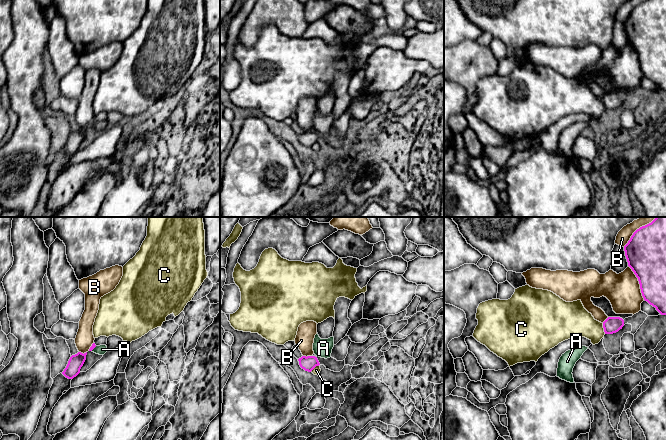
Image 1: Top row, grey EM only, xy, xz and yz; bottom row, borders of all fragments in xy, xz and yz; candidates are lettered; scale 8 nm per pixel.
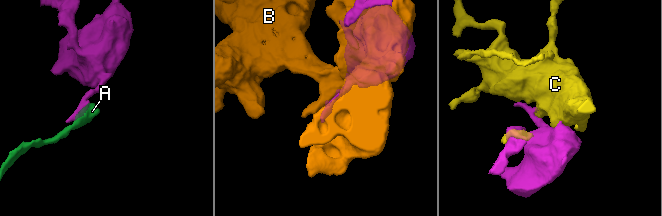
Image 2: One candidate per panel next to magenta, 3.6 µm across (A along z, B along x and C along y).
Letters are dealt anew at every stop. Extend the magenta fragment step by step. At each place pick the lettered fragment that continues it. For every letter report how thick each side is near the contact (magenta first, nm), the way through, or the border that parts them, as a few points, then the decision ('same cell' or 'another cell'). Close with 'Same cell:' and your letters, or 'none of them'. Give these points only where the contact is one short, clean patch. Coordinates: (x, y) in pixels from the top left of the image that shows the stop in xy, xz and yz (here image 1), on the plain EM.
A: 40 nm thick on the magenta side, 80 nm on the other; border along xy (96, 122), (91, 126); another cell
B: 320 nm thick on the magenta side, 280 nm on the other; another cell
C: 130 nm thick on the magenta side, 280 nm on the other; another cell
Same cell: none of them

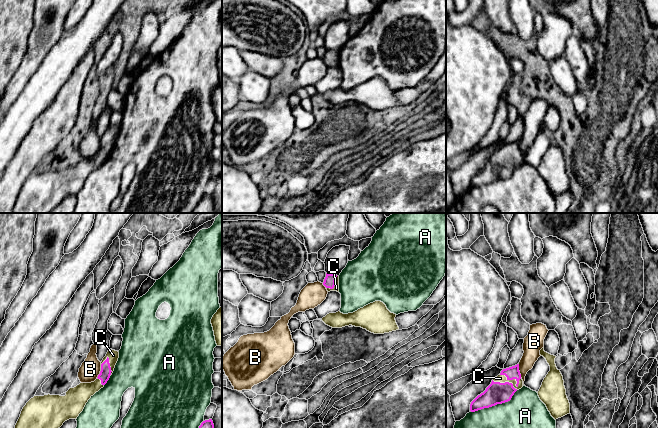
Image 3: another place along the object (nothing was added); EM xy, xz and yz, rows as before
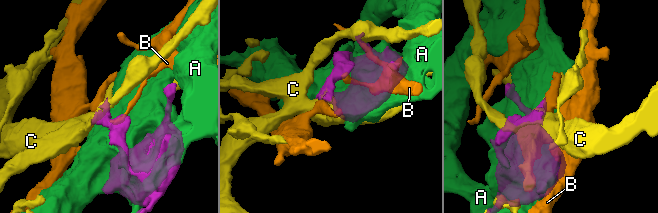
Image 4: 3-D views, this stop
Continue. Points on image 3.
A: 180 nm thick on the magenta side, 400 nm on the other; another cell
B: 90 nm thick on the magenta side, 160 nm on the other; border along xy (101, 140), (101, 146), (96, 153); another cell
C: 100 nm thick on the magenta side, 60 nm on the other; same cell
Same cell: C

